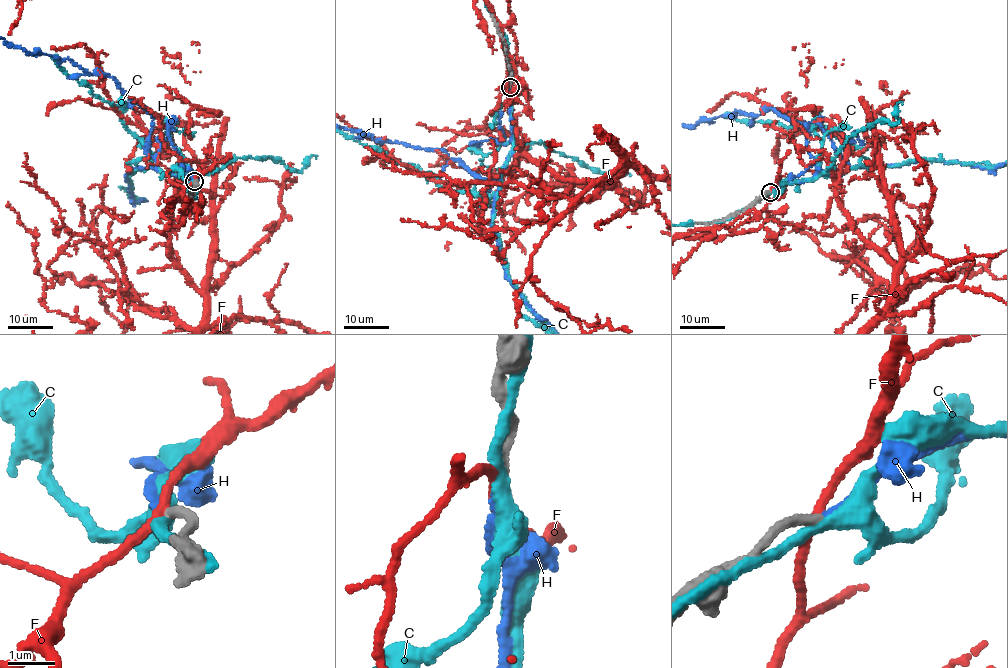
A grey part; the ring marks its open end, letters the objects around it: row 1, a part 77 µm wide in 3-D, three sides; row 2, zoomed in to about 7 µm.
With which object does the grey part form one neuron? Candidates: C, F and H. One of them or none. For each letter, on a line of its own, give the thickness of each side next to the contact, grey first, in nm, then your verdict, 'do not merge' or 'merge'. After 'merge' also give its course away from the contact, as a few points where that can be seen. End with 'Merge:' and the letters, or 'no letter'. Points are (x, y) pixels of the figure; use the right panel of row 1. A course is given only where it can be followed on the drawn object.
C: 240 nm thick on the grey side, 280 nm on the other; do not merge
F: 220 nm thick on the grey side, 170 nm on the other; do not merge
H: 220 nm thick on the grey side, 170 nm on the other; merge
Merge: H

